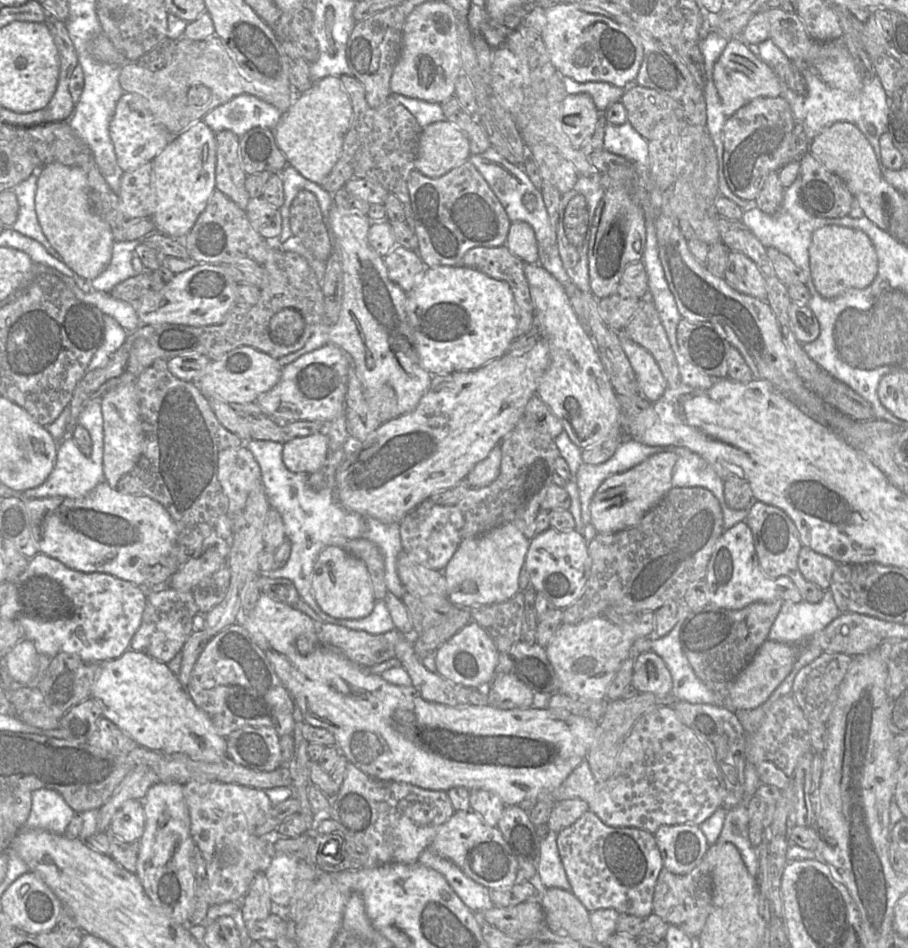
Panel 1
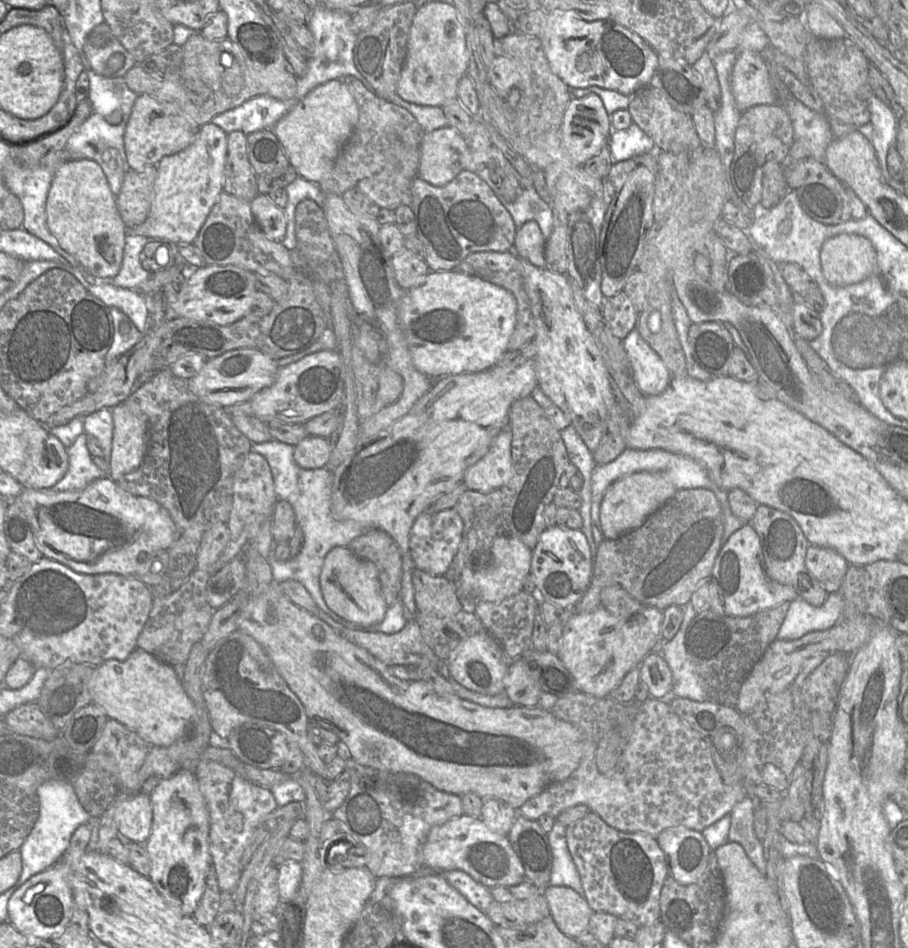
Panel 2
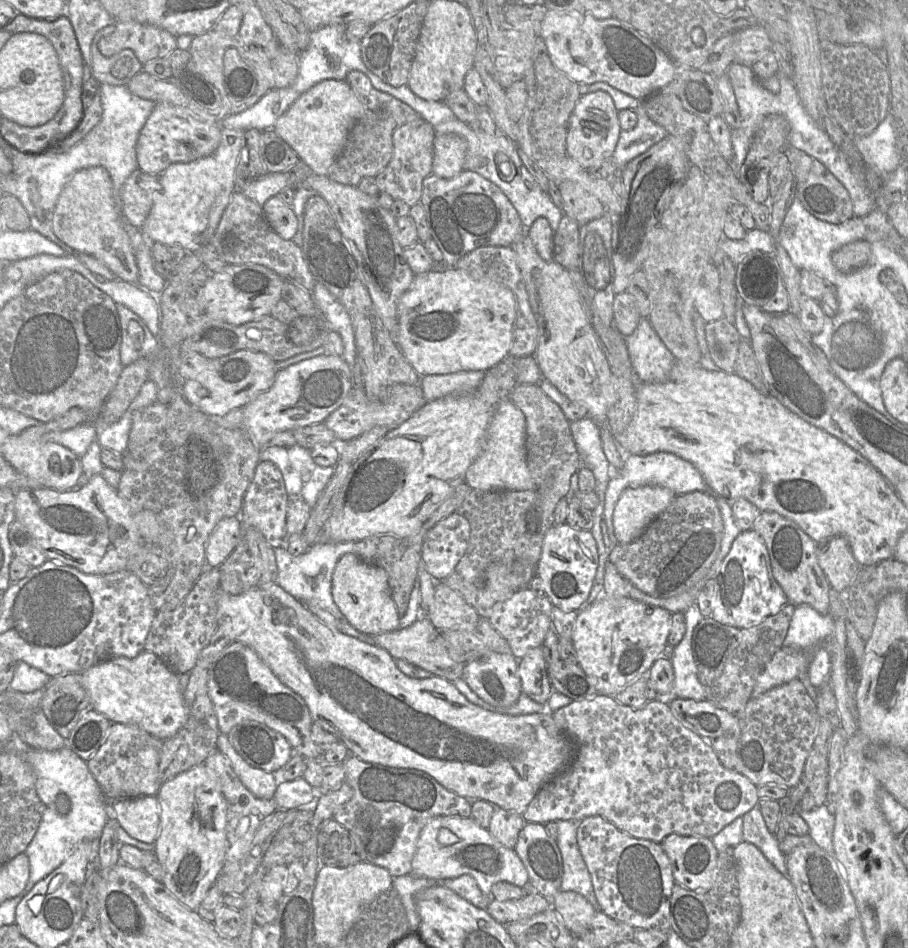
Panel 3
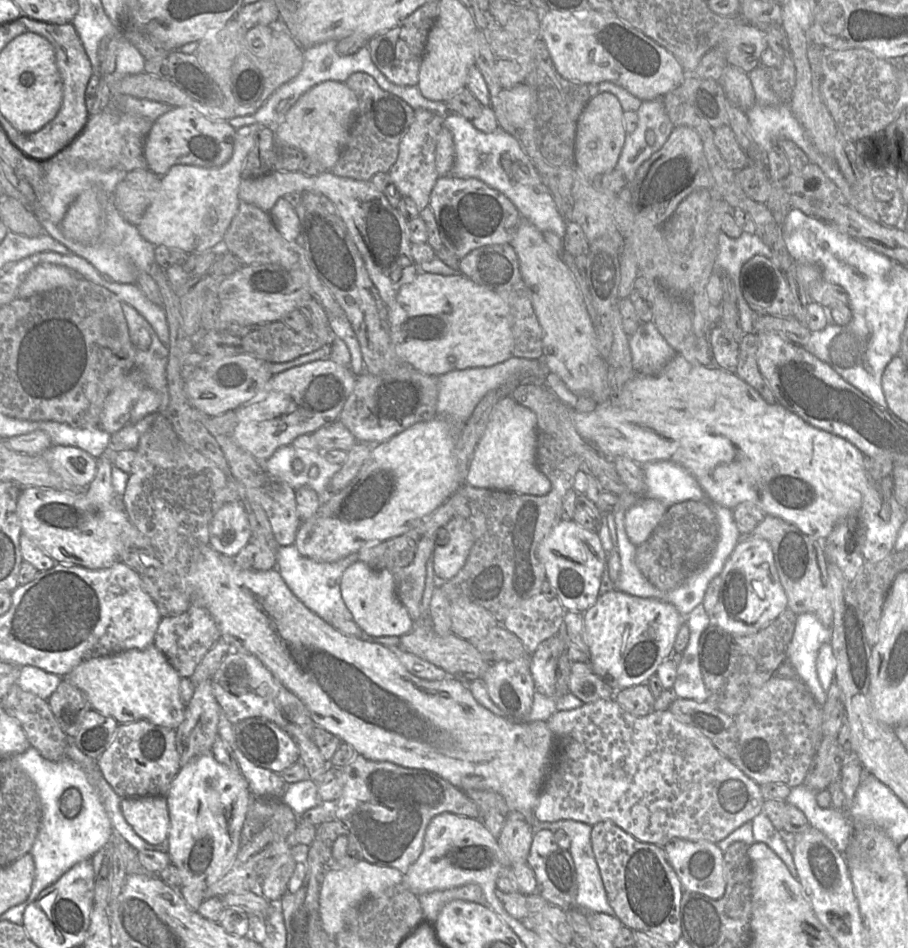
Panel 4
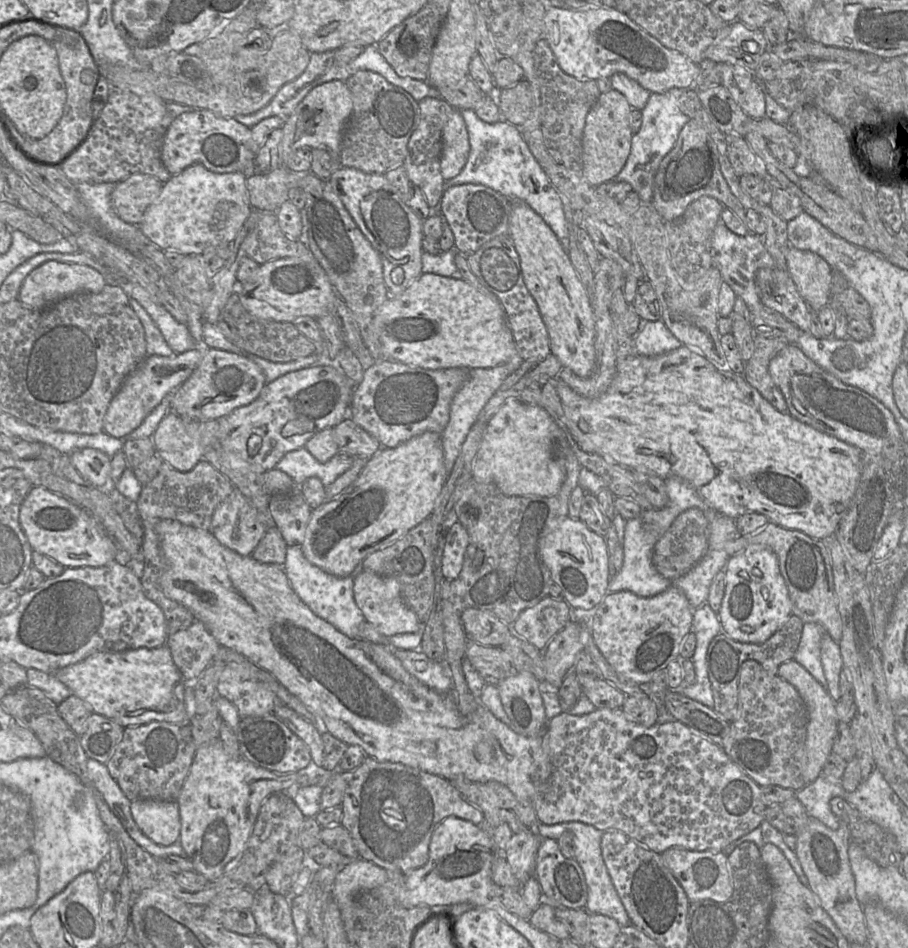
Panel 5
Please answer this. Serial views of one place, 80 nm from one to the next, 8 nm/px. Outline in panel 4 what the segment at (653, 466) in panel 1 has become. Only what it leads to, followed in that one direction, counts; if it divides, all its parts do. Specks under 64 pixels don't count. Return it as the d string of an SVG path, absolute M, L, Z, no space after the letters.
M643 496L625 512L625 530L636 546L645 542L662 520L667 507L657 499Z

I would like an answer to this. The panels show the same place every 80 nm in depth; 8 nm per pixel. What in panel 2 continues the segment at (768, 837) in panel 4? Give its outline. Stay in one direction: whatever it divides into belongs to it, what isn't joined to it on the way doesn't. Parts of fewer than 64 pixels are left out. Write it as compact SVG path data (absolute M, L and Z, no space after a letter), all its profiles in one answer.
M745 797L730 812L728 841L739 843L761 873L765 873L766 859L762 841L754 832L754 799Z

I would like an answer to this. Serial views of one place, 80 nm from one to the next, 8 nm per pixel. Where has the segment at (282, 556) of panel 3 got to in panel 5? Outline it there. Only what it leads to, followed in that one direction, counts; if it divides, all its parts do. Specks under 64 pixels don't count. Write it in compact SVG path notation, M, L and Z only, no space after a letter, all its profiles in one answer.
M287 546L282 567L295 594L315 615L346 636L357 638L358 626L364 622L364 616L354 600L352 576L337 577L323 571L306 559L300 546Z

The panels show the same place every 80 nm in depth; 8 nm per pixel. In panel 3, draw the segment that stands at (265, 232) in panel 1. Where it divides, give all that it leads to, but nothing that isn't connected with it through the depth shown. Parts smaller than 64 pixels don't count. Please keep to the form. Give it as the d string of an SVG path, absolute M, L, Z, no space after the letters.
M278 196L270 198L261 207L272 229L284 240L292 240L298 231L298 218L292 208Z

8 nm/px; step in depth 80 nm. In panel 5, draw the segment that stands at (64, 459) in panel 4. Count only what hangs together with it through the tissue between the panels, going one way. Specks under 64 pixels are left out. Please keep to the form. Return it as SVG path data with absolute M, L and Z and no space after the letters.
M84 448L84 449L74 450L68 454L62 454L62 455L68 456L74 468L78 471L78 473L82 476L82 478L91 486L102 487L106 483L106 481L110 478L111 457L106 455L104 452L101 452L96 449Z

